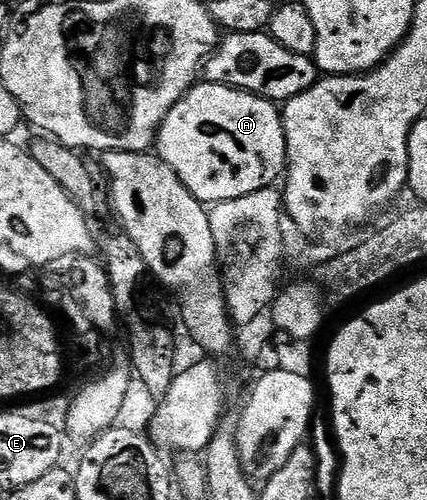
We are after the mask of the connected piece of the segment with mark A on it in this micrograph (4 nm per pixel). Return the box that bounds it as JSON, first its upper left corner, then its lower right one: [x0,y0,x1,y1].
[156,80,286,204]

